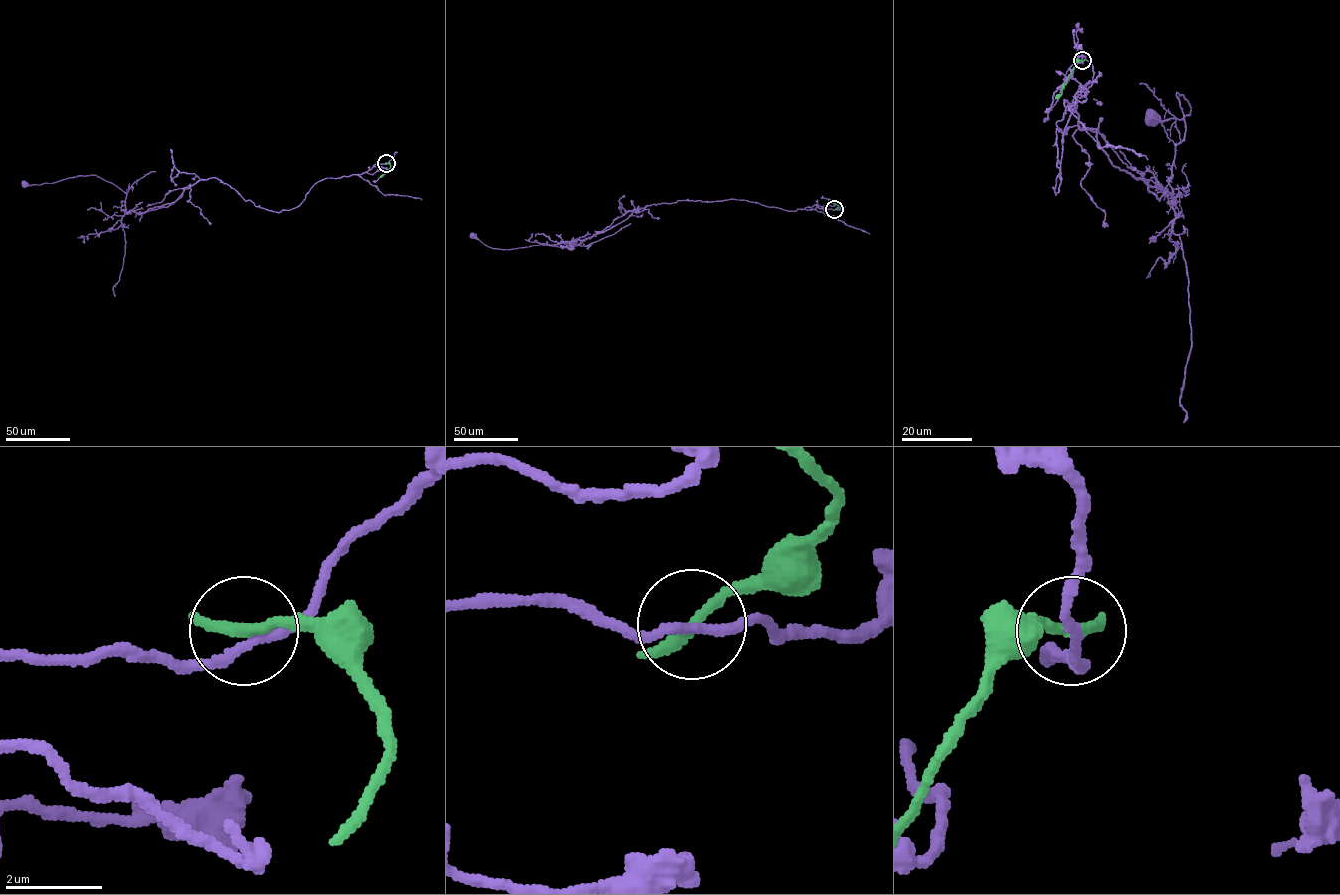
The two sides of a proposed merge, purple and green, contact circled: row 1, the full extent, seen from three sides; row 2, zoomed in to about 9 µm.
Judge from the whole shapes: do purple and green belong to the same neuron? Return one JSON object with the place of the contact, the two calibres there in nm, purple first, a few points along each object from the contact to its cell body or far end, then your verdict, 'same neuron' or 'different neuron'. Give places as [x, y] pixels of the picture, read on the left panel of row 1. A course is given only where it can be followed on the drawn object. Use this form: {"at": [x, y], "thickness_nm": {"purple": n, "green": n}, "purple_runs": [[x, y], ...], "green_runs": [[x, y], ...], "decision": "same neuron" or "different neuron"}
{"at": [386, 163], "thickness_nm": {"purple": 190, "green": 220}, "purple_runs": [[387, 163], [322, 179], [279, 212], [216, 177], [139, 214], [95, 175], [24, 184]], "green_runs": [[387, 163], [390, 167], [380, 176]], "decision": "different neuron"}

